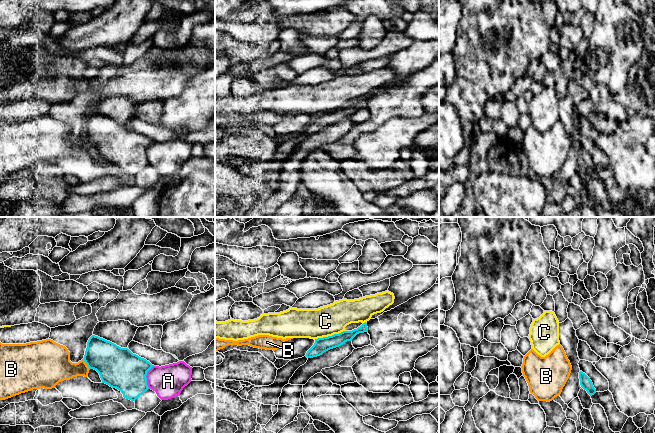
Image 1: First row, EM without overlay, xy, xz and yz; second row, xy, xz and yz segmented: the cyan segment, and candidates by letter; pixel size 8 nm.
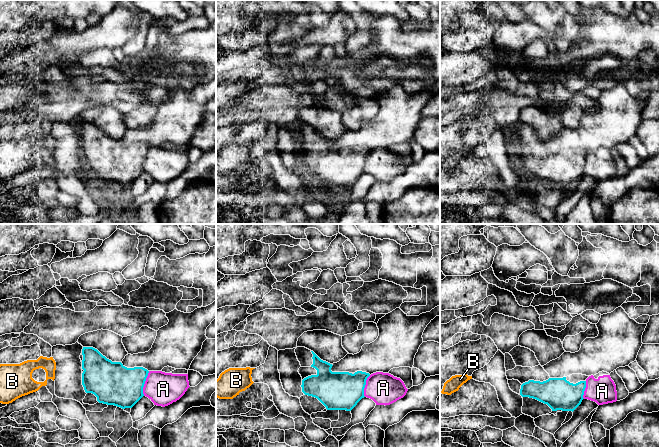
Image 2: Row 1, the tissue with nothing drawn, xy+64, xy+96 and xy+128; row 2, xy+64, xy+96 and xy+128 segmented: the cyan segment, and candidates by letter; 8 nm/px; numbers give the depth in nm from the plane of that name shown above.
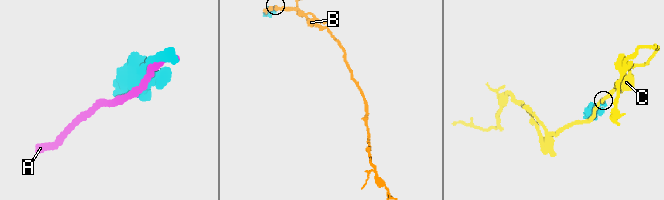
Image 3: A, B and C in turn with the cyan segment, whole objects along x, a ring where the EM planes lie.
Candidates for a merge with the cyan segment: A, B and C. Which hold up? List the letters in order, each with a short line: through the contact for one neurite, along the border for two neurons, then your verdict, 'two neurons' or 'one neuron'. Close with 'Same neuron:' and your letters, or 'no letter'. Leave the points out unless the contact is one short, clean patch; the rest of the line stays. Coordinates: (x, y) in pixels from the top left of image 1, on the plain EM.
A: two neurons
B: two neurons
C: two neurons
Same neuron: no letter

